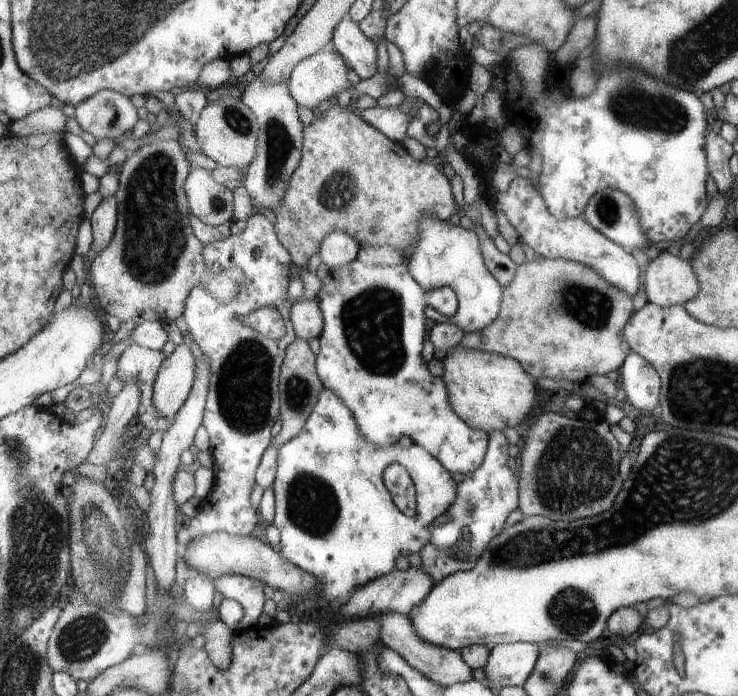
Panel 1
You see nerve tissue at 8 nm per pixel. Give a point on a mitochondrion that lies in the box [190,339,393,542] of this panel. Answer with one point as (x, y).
(299, 391)

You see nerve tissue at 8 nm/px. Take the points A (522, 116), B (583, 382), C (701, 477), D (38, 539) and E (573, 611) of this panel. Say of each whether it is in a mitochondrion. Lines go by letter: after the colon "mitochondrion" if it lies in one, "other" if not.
A: other
B: other
C: mitochondrion
D: mitochondrion
E: mitochondrion

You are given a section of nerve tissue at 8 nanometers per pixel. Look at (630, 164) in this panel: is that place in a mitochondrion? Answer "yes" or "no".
no

